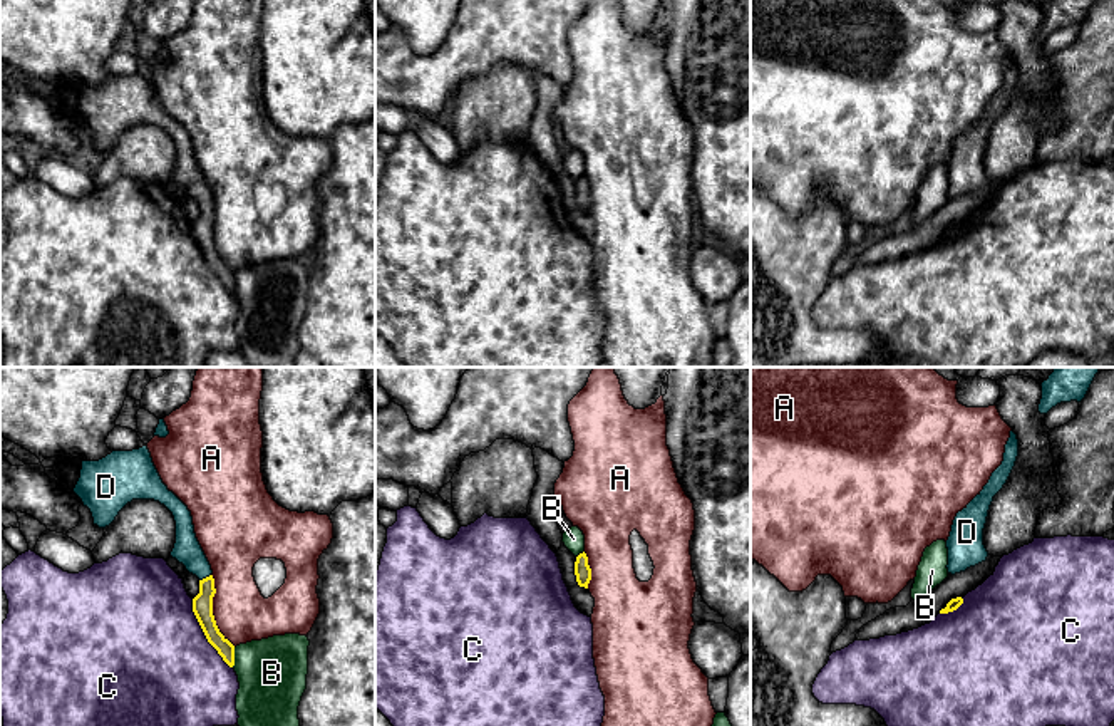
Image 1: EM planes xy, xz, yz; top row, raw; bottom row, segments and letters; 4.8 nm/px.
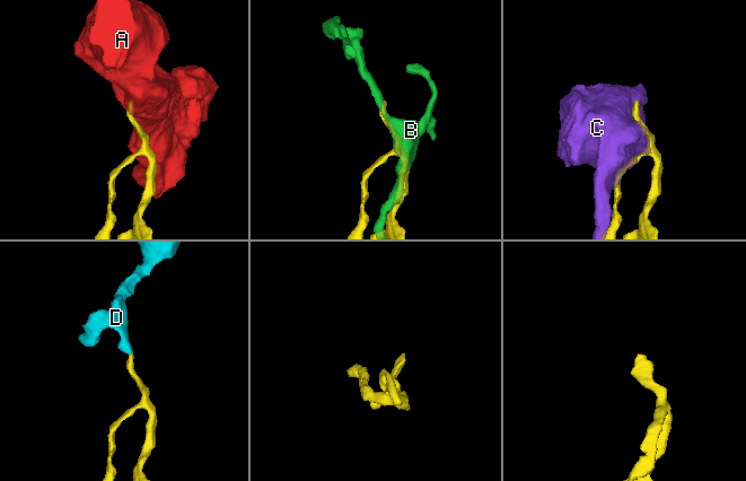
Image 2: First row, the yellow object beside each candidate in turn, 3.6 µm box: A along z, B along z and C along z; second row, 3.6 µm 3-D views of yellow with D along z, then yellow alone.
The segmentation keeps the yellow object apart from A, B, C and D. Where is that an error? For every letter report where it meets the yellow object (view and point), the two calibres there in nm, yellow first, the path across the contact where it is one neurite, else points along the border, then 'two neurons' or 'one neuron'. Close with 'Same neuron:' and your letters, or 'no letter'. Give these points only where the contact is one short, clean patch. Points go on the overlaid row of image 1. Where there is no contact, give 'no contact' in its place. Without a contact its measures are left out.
A: contact xy (211, 611); calibres 100 and 260 nm; two neurons
B: contact xy (233, 658); calibres 80 and 340 nm; two neurons
C: contact xy (205, 634); calibres 100 and 500 nm; two neurons
D: contact xy (206, 577); calibres 100 and 130 nm; way xy (203, 602), (206, 577), (186, 550); one neuron
Same neuron: D

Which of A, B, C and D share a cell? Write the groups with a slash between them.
A / B / C / D

